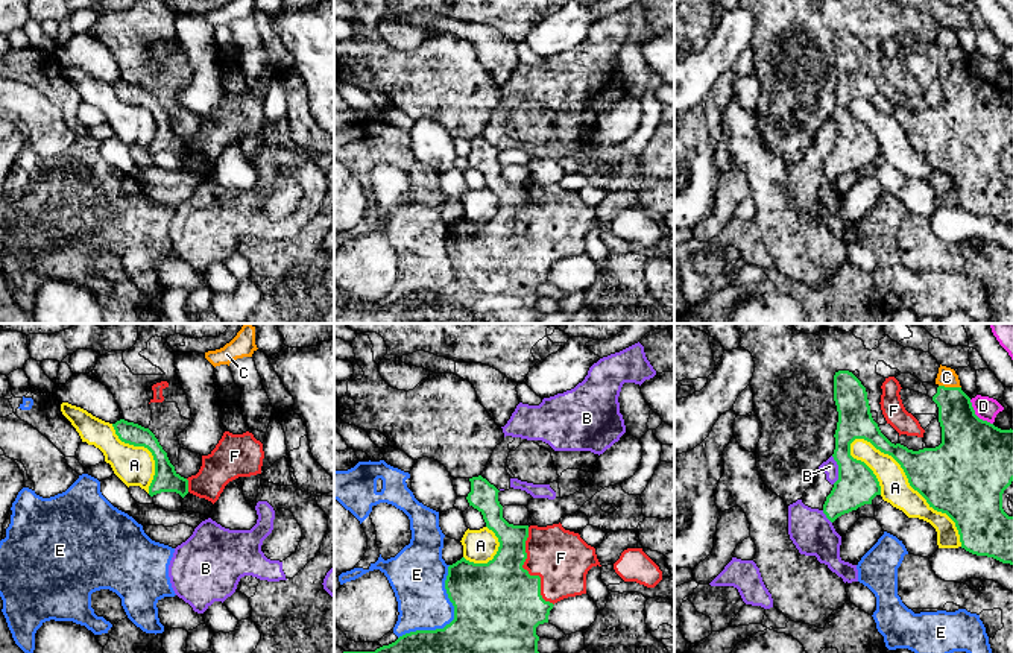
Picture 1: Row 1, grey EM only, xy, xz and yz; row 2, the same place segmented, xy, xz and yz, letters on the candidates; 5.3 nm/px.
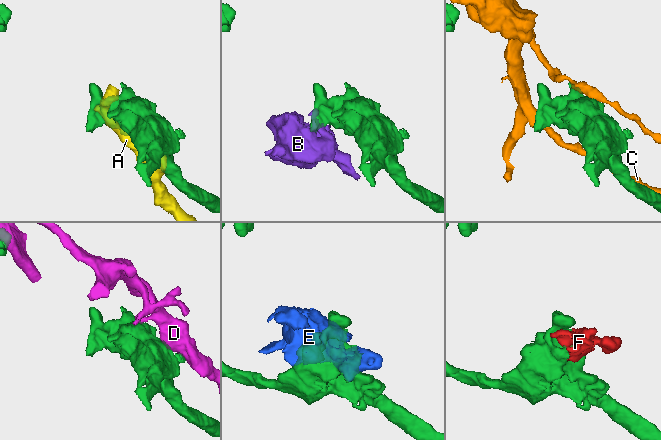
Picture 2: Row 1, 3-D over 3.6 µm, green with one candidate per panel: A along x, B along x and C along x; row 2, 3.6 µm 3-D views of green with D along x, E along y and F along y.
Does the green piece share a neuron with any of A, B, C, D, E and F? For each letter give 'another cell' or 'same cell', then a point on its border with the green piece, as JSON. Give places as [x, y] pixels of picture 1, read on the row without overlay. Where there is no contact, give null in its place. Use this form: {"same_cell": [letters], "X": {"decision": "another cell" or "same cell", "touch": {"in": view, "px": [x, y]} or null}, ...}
{"same_cell": ["F"], "A": {"decision": "another cell", "touch": {"in": "yz", "px": [908, 141]}}, "B": {"decision": "another cell", "touch": {"in": "yz", "px": [839, 129]}}, "C": {"decision": "another cell", "touch": {"in": "yz", "px": [949, 47]}}, "D": {"decision": "another cell", "touch": {"in": "yz", "px": [975, 75]}}, "E": {"decision": "another cell", "touch": {"in": "xz", "px": [453, 280]}}, "F": {"decision": "same cell", "touch": {"in": "xz", "px": [527, 231]}}}

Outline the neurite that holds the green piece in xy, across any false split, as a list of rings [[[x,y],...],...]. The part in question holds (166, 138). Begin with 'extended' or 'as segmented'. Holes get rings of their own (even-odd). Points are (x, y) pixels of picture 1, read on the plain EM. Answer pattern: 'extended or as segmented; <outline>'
as segmented; [[[125,79],[117,80],[112,87],[121,102],[134,106],[144,106],[152,112],[155,120],[155,135],[149,146],[150,156],[161,152],[176,152],[184,158],[188,153],[188,140],[175,131],[167,112],[149,88]]]

